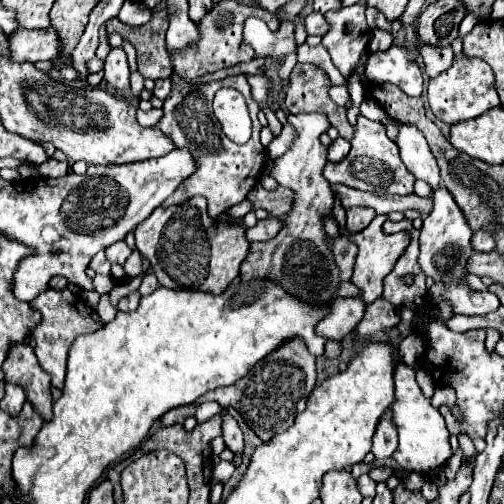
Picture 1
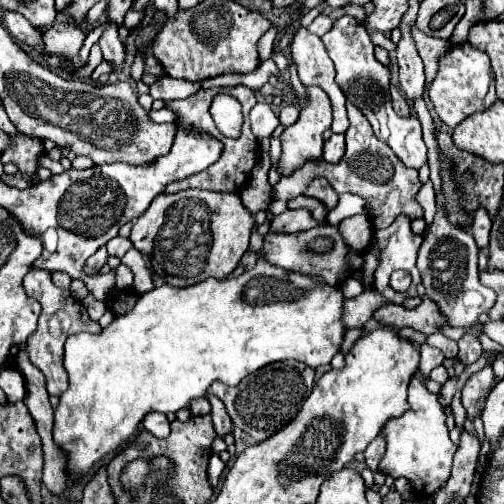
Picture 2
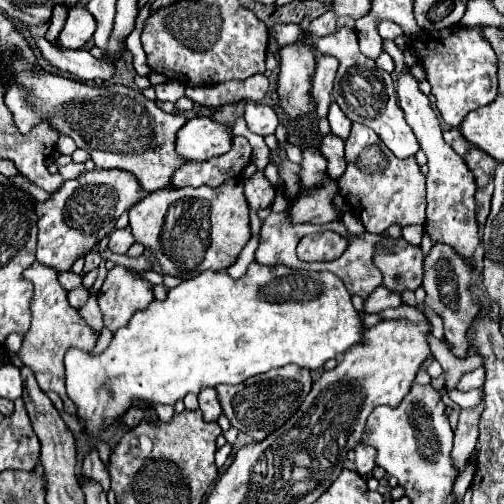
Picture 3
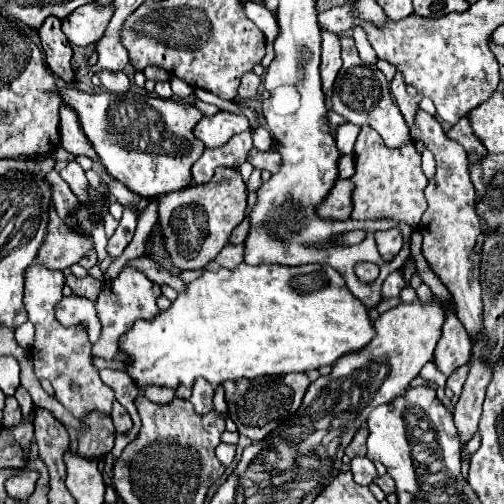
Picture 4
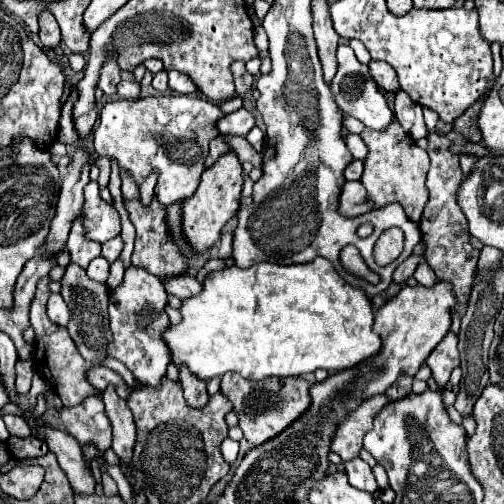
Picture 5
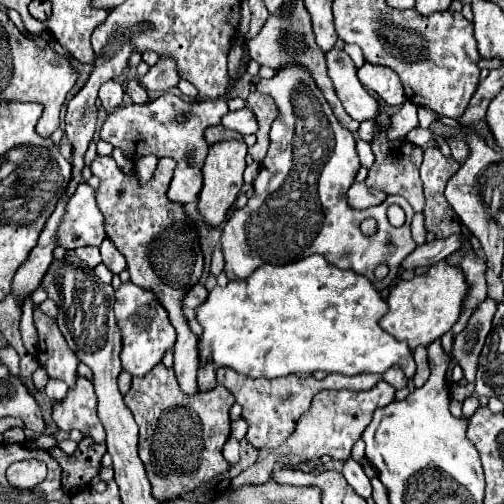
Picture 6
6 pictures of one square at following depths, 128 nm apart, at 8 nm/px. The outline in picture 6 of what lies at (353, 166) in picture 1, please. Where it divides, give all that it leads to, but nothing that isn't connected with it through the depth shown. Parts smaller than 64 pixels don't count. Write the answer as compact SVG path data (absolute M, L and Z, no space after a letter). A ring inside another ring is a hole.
M380 114L376 118L376 126L378 126L378 132L374 134L374 138L370 140L370 146L374 150L374 164L372 168L368 170L368 178L366 178L366 184L370 188L378 188L382 192L386 192L388 196L390 194L400 194L404 196L410 206L414 208L414 212L422 212L424 210L424 194L422 194L422 184L420 184L420 174L418 174L418 168L422 164L422 156L424 156L424 150L420 146L414 146L412 142L408 142L406 138L398 138L396 142L388 140L388 132L390 130L390 116L388 114Z

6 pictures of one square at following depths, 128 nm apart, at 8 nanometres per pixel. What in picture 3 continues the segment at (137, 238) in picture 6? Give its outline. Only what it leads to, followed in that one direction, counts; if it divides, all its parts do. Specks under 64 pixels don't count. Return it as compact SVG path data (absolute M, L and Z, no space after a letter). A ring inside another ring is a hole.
M204 388L198 394L198 400L200 400L200 410L204 412L204 420L216 422L222 416L222 406L218 402L218 396L216 396L214 388Z

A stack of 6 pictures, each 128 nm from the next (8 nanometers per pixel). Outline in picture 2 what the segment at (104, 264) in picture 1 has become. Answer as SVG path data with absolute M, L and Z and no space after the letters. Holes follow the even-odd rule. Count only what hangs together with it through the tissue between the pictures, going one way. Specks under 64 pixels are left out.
M102 246L102 248L98 248L98 252L96 252L94 256L88 258L86 266L88 266L88 268L96 268L96 270L100 270L106 262L108 262L108 252L106 252L106 248Z

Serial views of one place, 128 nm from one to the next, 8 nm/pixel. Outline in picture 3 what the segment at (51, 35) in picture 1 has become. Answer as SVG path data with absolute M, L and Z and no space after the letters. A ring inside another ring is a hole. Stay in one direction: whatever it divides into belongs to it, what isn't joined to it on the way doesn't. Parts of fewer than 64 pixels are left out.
M72 8L68 12L68 20L58 34L58 44L68 50L78 50L82 48L94 34L96 30L96 20L92 20L92 14L86 8Z

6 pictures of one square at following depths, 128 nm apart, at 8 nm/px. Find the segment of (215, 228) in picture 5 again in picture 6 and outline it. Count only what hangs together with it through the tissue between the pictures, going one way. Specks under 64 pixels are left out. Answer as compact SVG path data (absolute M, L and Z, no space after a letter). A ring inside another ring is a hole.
M228 140L228 142L218 142L218 144L210 146L206 164L202 168L204 186L198 196L198 214L202 216L206 226L216 228L226 220L226 212L234 204L234 200L242 188L242 174L246 168L244 158L246 158L246 144L244 142Z

